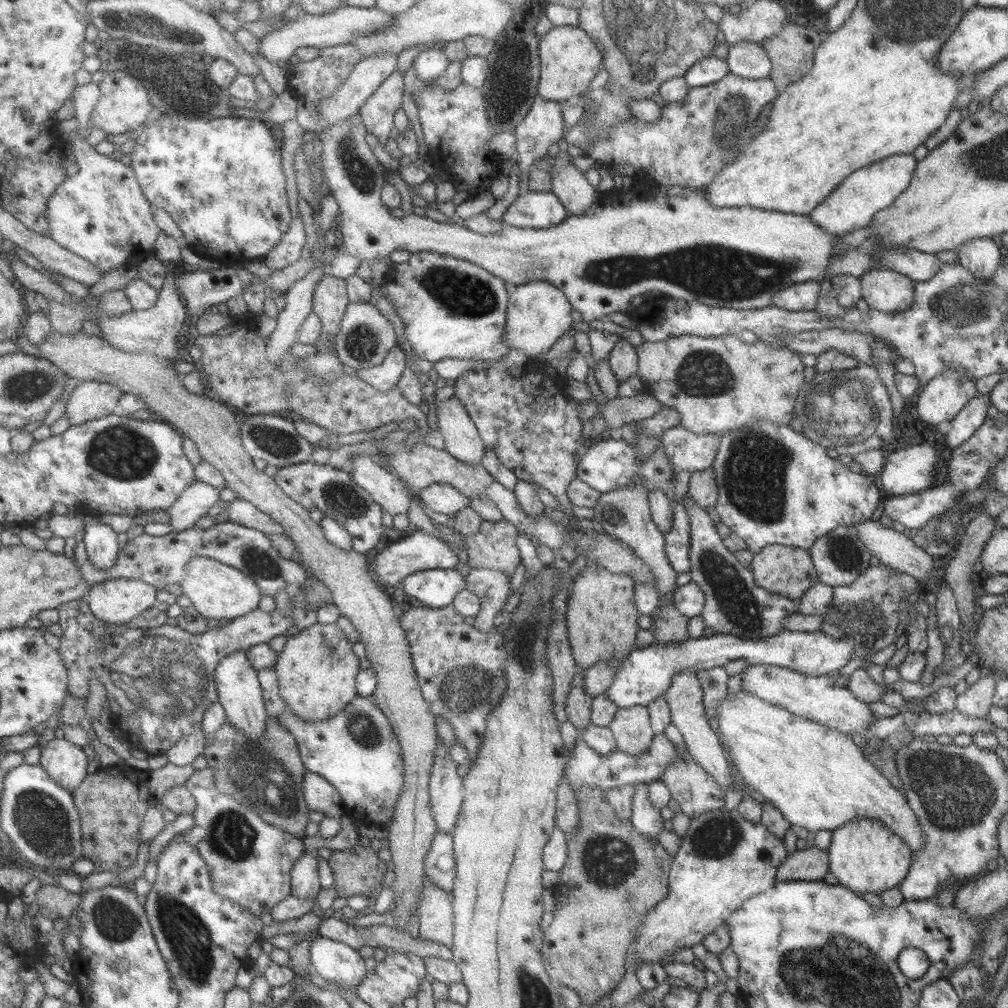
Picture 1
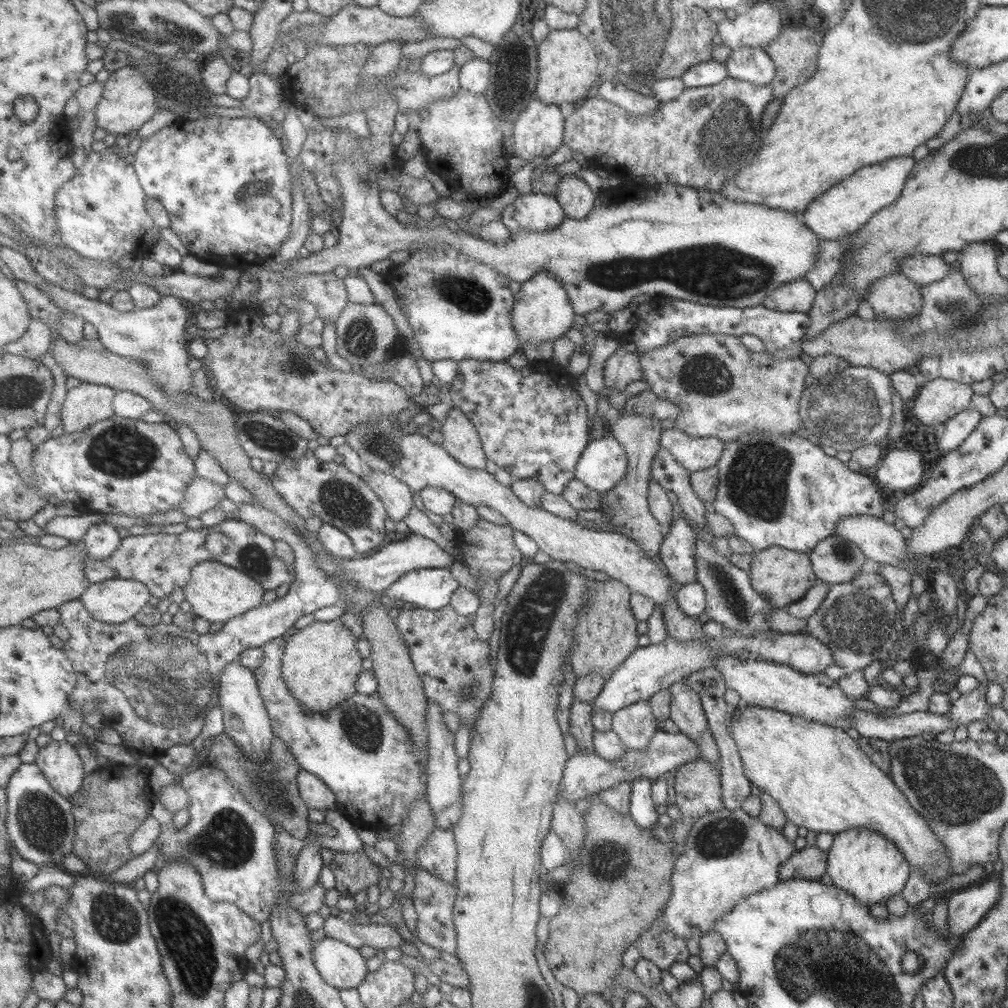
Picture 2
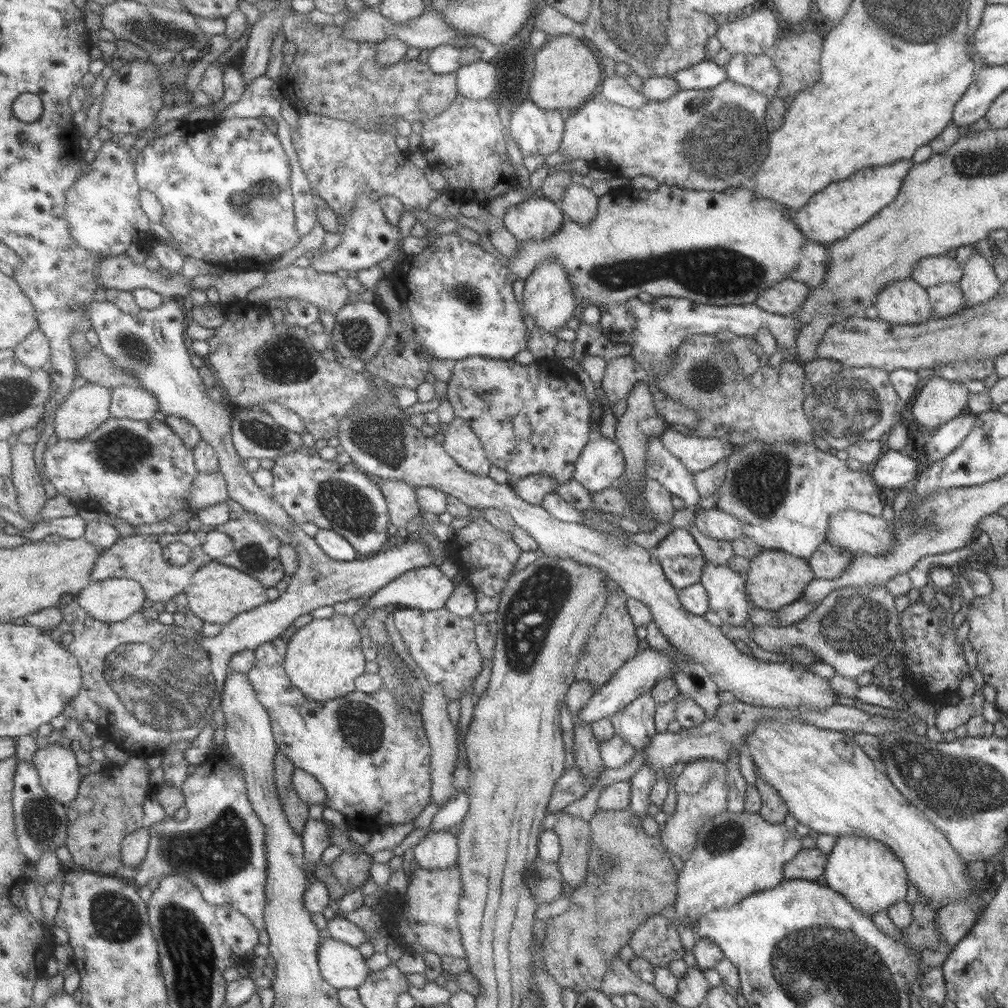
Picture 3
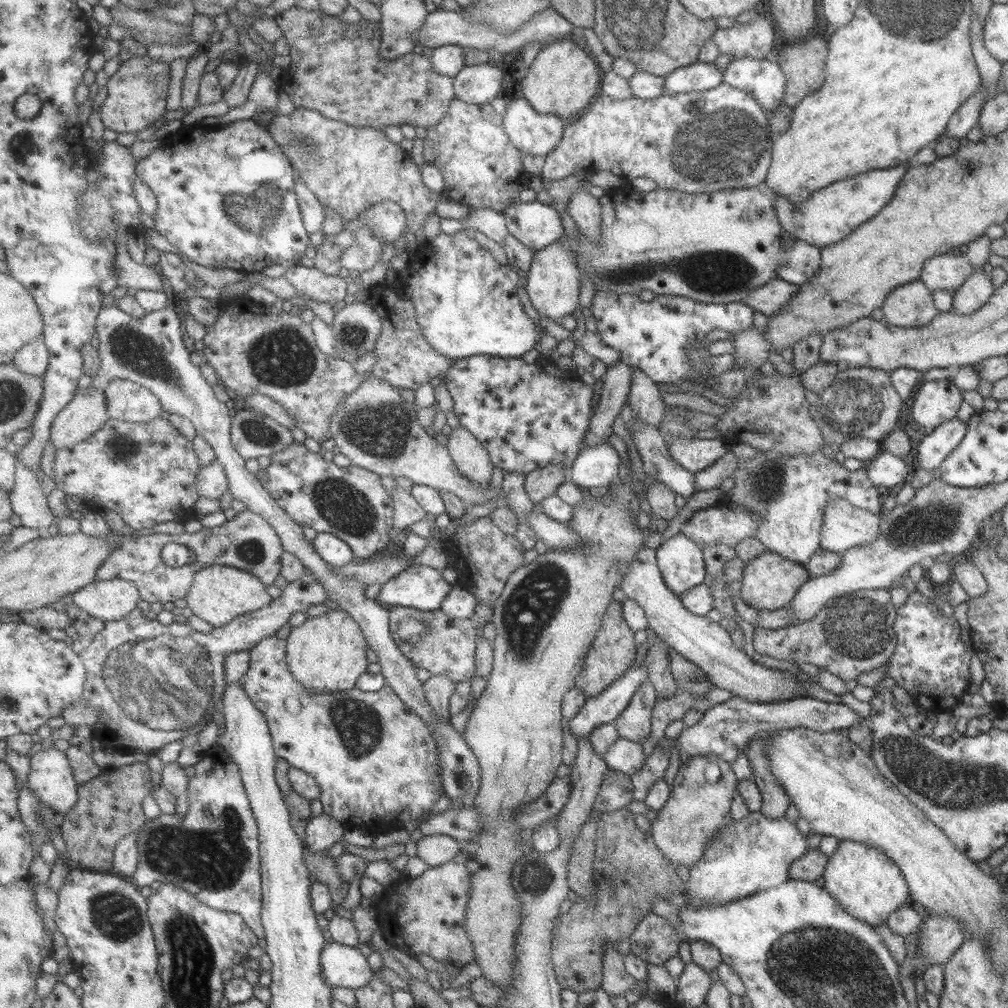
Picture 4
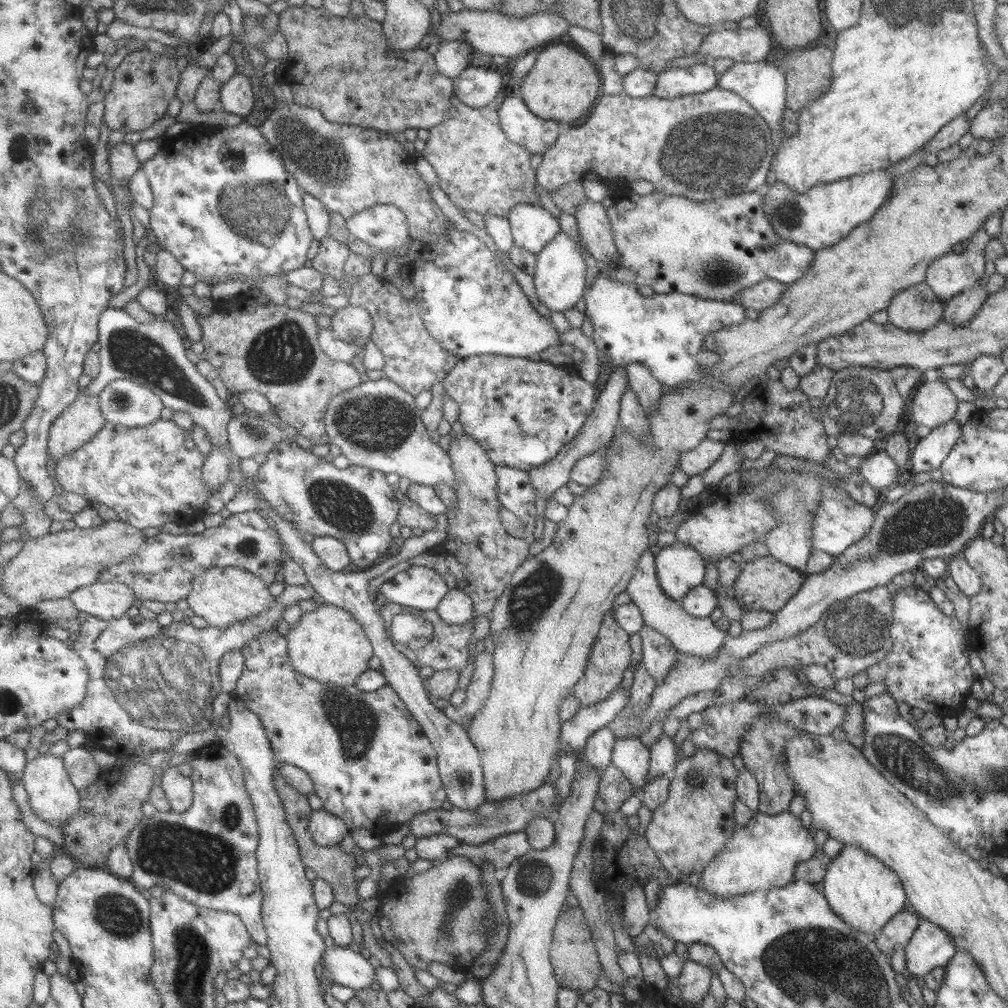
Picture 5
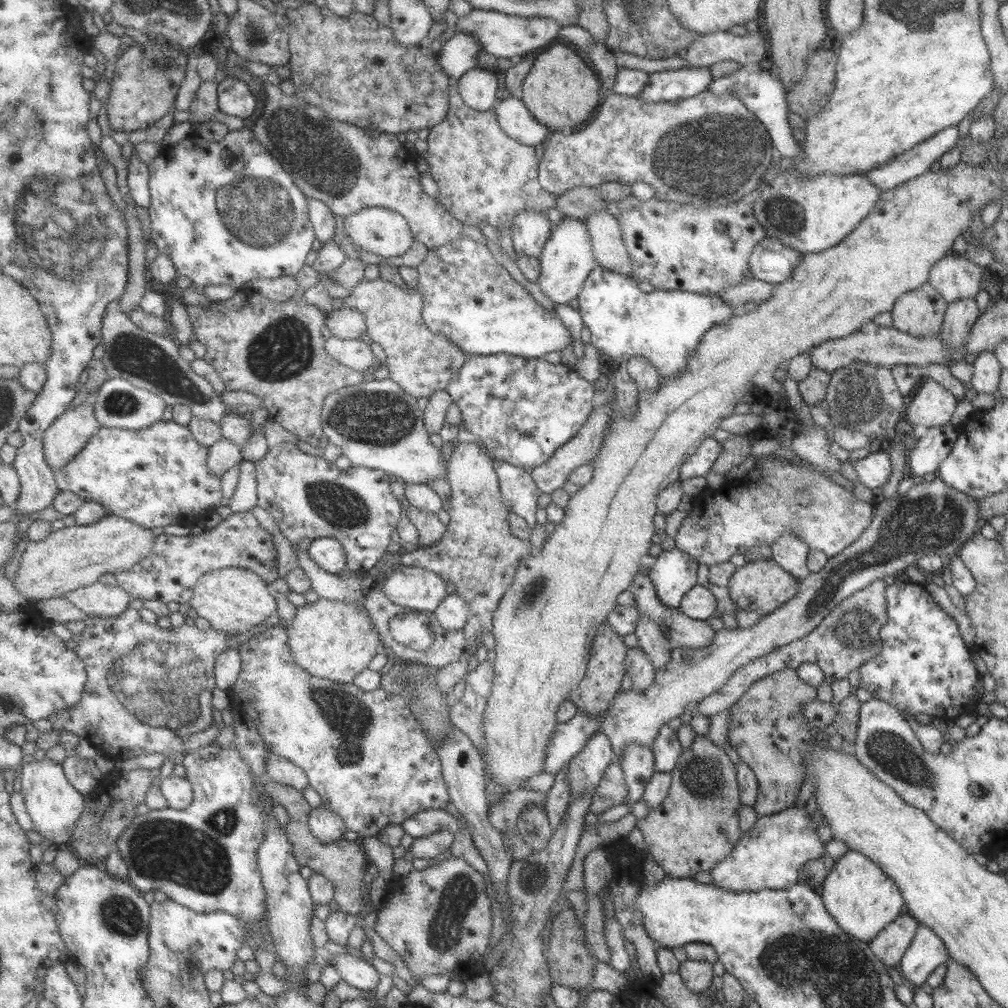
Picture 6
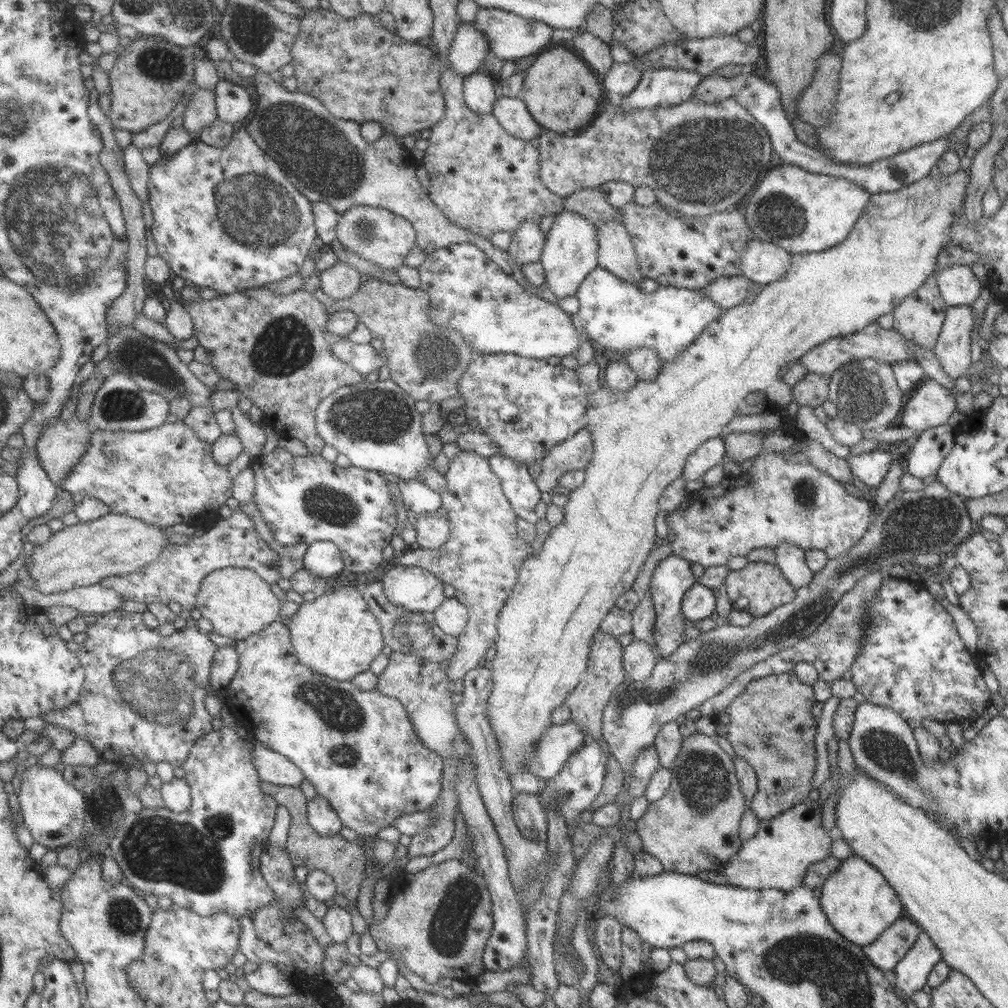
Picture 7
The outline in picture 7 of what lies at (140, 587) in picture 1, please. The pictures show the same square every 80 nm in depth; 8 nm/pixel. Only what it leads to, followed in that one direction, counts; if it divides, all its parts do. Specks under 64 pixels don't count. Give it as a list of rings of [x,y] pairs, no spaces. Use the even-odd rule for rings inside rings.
[[[101,583],[46,595],[34,588],[26,590],[25,594],[31,606],[40,607],[42,610],[66,605],[81,610],[83,615],[95,614],[97,616],[121,609],[121,601],[124,600],[117,590],[105,588]]]

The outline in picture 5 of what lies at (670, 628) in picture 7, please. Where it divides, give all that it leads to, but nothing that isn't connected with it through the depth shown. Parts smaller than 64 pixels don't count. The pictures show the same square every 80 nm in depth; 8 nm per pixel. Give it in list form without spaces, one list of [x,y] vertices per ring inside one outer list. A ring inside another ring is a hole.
[[[676,540],[654,556],[655,576],[667,598],[679,601],[694,586],[701,585],[705,561],[696,550]]]

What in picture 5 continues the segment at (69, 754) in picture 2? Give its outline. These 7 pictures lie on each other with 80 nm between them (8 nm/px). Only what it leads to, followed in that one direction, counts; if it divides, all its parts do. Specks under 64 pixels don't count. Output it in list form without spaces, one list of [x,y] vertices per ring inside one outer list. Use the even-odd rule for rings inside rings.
[[[50,752],[39,755],[27,763],[26,769],[20,776],[20,783],[29,793],[30,803],[35,814],[48,824],[60,827],[64,834],[68,822],[80,811],[82,796],[67,772],[63,757],[57,758]]]

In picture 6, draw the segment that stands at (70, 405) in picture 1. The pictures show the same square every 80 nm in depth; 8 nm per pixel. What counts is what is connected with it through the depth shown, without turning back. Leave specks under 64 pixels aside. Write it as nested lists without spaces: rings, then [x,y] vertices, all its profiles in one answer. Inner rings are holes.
[[[80,403],[62,415],[45,431],[44,447],[48,463],[56,473],[65,468],[101,428],[95,403]]]

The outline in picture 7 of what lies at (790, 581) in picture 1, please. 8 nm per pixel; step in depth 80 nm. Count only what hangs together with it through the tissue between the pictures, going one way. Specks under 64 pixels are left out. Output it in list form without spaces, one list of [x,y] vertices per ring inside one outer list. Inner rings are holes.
[[[747,562],[739,570],[729,570],[724,584],[730,604],[749,613],[753,618],[764,616],[773,608],[788,604],[795,596],[795,588],[783,578],[777,565],[766,562]]]

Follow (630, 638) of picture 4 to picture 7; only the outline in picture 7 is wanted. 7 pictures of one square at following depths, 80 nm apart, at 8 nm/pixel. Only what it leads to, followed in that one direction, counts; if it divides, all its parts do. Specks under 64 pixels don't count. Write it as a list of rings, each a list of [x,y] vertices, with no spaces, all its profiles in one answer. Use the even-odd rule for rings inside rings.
[[[598,631],[591,641],[585,676],[562,702],[569,709],[570,721],[580,728],[584,743],[599,741],[599,738],[602,738],[602,708],[607,704],[611,692],[624,683],[622,652],[617,638]]]

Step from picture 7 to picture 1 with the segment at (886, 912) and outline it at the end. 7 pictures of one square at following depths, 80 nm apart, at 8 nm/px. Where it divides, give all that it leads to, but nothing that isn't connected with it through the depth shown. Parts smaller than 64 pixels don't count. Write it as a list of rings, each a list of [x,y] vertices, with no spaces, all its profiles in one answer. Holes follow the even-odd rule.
[[[854,818],[832,831],[828,854],[828,869],[837,878],[837,884],[863,897],[865,893],[879,893],[896,888],[911,866],[909,847],[878,820]]]

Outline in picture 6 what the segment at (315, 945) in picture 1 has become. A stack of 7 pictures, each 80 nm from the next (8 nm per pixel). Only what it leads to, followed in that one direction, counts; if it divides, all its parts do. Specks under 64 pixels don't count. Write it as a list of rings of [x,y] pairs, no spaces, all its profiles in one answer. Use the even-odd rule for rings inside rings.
[[[348,953],[332,955],[332,959],[334,962],[332,962],[331,966],[337,970],[342,978],[341,980],[347,981],[349,984],[351,984],[351,986],[356,986],[357,988],[368,992],[371,992],[377,986],[380,976],[377,971],[375,971],[375,968],[373,967],[373,964],[371,964],[371,961],[365,961],[363,957],[353,957]]]

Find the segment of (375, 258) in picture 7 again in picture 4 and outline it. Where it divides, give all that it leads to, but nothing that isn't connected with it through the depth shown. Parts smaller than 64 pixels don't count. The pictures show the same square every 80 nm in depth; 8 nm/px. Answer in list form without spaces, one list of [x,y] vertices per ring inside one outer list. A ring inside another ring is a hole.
[[[382,201],[368,209],[355,221],[346,222],[346,229],[353,232],[360,225],[370,224],[376,229],[376,236],[384,240],[384,244],[394,244],[401,236],[404,228],[407,228],[407,214],[401,209],[401,206],[392,201]]]

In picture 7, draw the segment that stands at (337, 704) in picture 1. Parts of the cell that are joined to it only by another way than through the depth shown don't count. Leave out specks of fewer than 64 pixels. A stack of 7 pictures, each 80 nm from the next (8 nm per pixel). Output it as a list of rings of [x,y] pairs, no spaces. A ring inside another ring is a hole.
[[[356,583],[301,603],[296,614],[286,620],[301,663],[341,682],[351,682],[361,673],[369,671],[373,658],[383,648],[384,638],[381,638],[380,624],[377,624],[367,602],[363,589]]]

